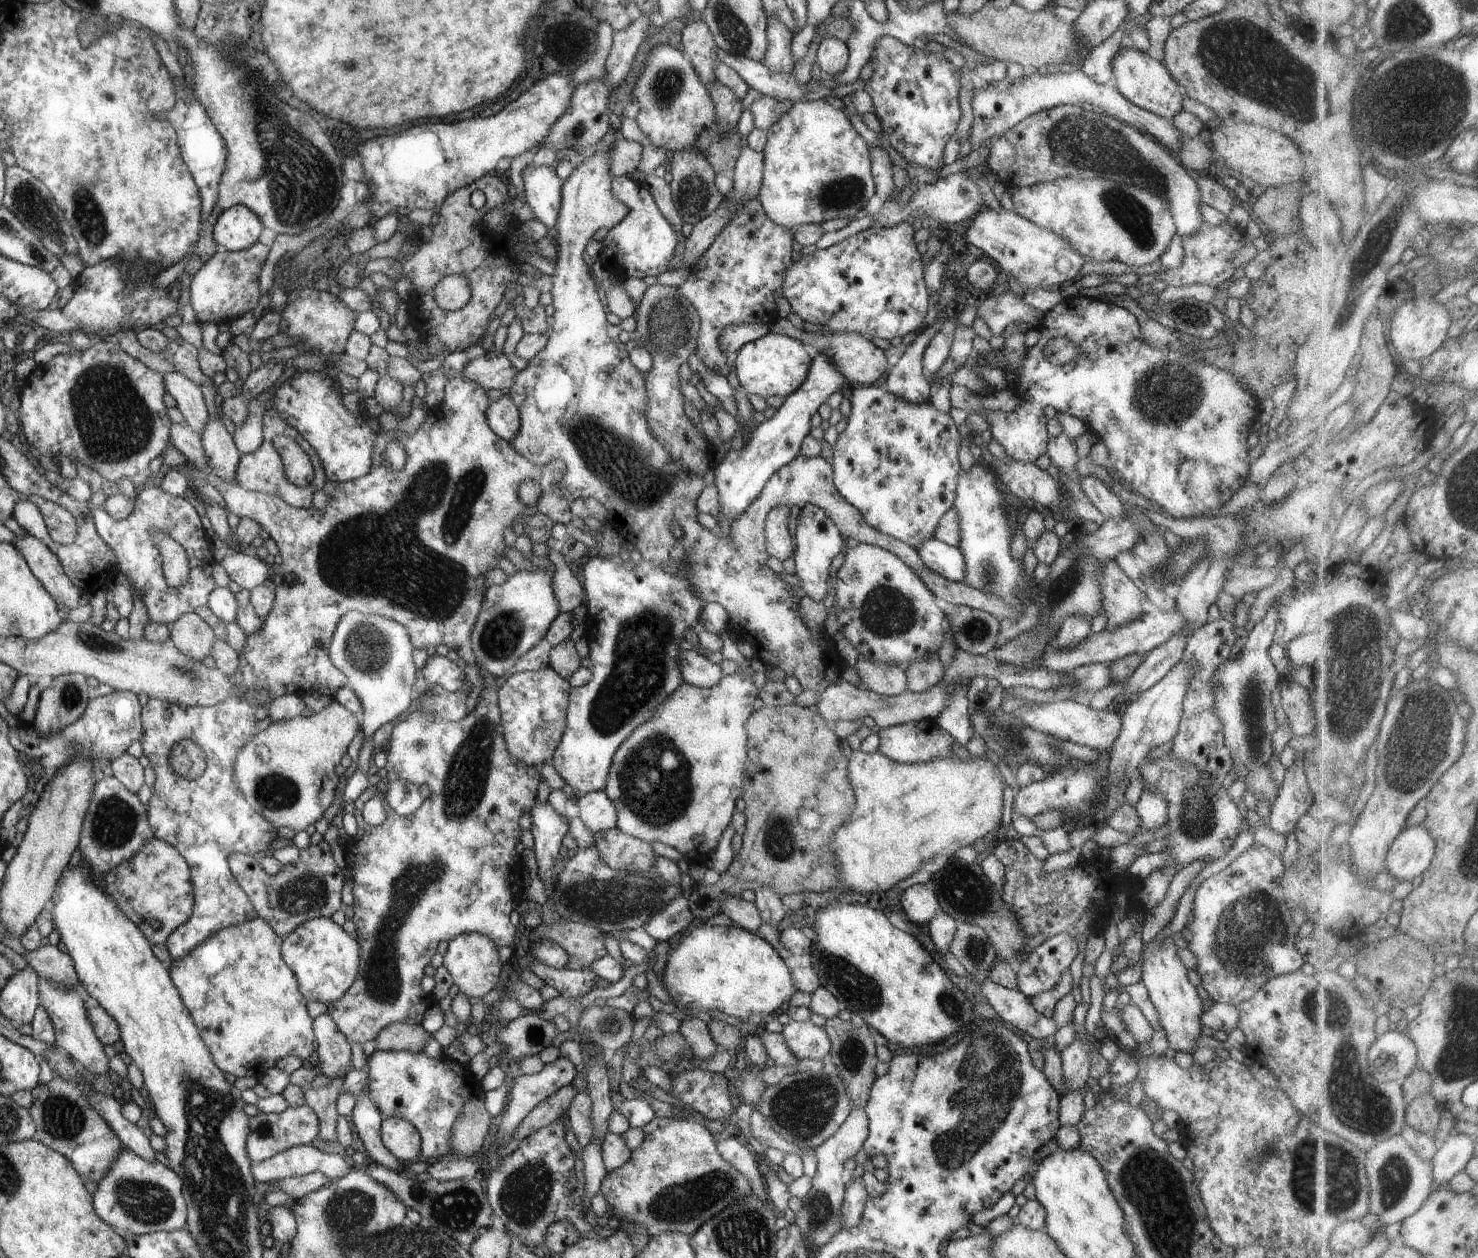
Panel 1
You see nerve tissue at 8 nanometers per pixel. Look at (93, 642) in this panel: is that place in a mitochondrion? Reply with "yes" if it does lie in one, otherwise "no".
yes

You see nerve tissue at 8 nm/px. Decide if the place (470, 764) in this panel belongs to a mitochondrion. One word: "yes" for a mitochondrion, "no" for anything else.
yes

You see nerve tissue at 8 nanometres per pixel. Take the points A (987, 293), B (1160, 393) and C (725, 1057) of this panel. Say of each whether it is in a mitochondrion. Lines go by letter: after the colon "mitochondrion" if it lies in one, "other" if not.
A: other
B: mitochondrion
C: other

